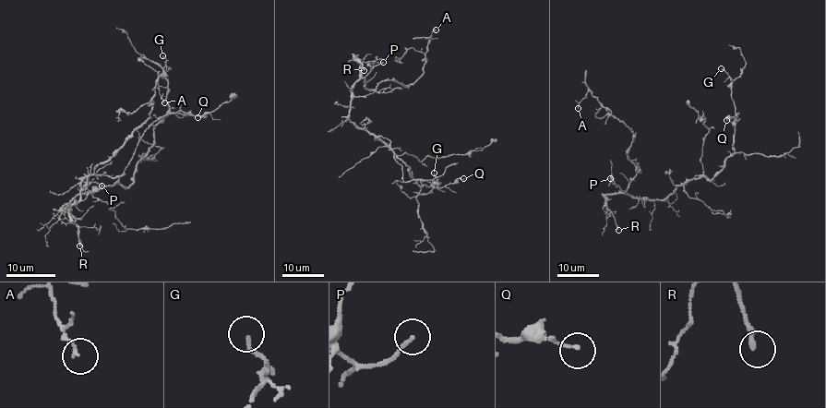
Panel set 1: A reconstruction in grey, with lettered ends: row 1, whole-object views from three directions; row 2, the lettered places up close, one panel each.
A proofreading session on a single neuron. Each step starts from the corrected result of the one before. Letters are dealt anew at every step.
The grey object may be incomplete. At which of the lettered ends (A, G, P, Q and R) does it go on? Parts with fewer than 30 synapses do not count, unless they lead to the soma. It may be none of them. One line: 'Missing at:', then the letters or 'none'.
Missing at: R

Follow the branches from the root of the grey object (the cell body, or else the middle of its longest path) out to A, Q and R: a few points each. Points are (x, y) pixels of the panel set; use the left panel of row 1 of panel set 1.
A: (75, 197), (63, 210), (78, 201), (81, 182), (149, 117), (156, 82), (164, 102)
Q: (75, 197), (116, 183), (127, 186), (135, 166), (153, 142), (155, 126), (170, 112), (197, 117)
R: (75, 197), (63, 207), (63, 210), (75, 204), (70, 207), (68, 214), (77, 226), (79, 246)

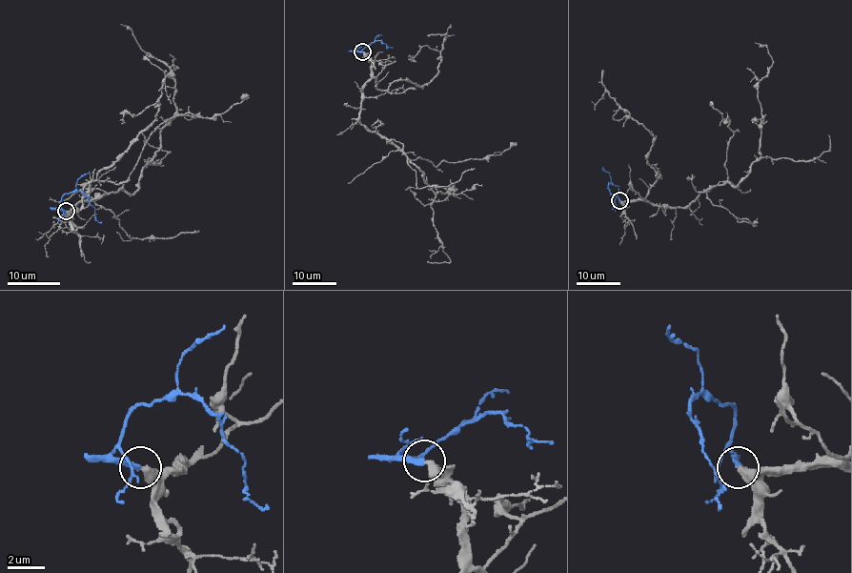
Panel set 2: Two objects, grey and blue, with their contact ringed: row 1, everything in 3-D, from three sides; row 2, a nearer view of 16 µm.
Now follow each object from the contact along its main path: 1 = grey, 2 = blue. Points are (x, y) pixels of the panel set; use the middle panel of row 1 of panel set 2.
1: (362, 51), (371, 78), (362, 92), (360, 121), (399, 150), (435, 193), (455, 194), (425, 205), (409, 188)
2: (362, 51), (355, 50), (380, 41), (386, 48), (392, 48)

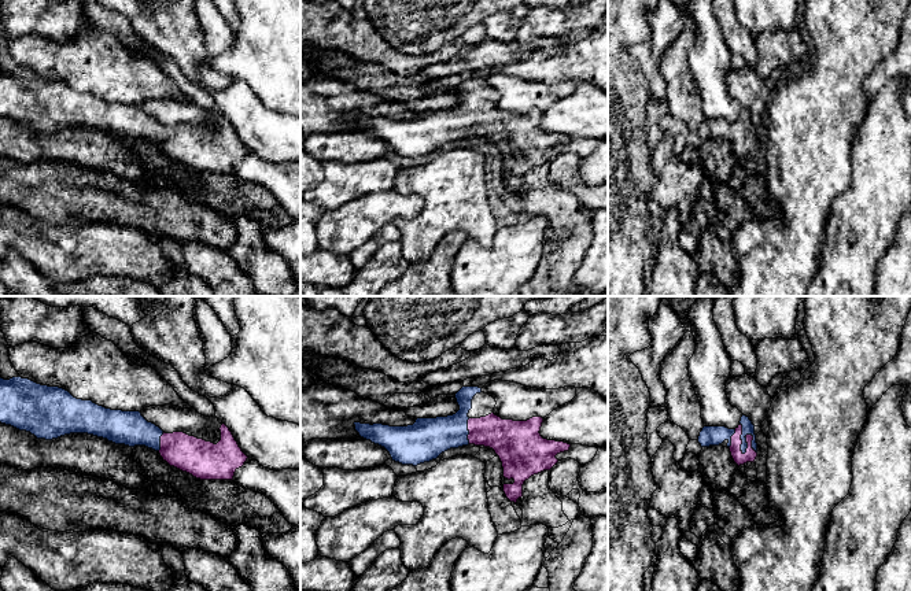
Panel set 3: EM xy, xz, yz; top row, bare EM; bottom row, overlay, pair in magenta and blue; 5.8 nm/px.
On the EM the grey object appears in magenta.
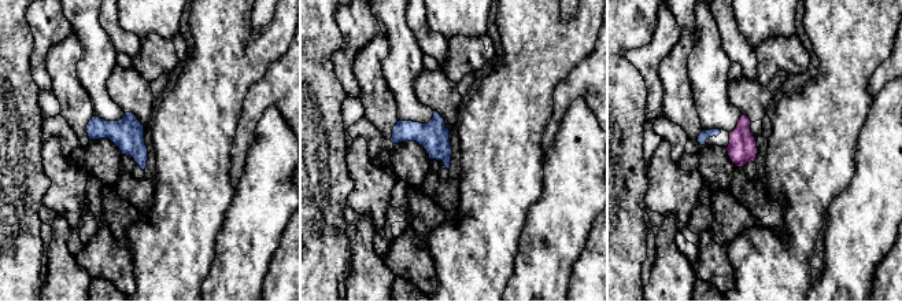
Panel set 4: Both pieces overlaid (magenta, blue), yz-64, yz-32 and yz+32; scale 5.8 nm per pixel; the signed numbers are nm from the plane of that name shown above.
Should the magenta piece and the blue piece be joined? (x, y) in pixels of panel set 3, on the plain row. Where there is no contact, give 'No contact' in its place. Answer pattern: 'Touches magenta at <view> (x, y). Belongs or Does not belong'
Touches magenta at yz (748, 140). Belongs

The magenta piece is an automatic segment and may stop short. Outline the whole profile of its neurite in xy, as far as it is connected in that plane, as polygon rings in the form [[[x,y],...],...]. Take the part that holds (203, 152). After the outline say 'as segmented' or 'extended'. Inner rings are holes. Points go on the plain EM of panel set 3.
[[[19,69],[10,73],[0,70],[0,115],[45,133],[70,126],[88,126],[115,137],[145,138],[158,144],[170,159],[200,173],[233,173],[235,165],[248,151],[225,117],[220,121],[221,133],[217,137],[184,125],[165,126],[159,119],[148,115],[140,104],[106,101],[92,93],[77,92],[63,81],[41,78]]]; extended

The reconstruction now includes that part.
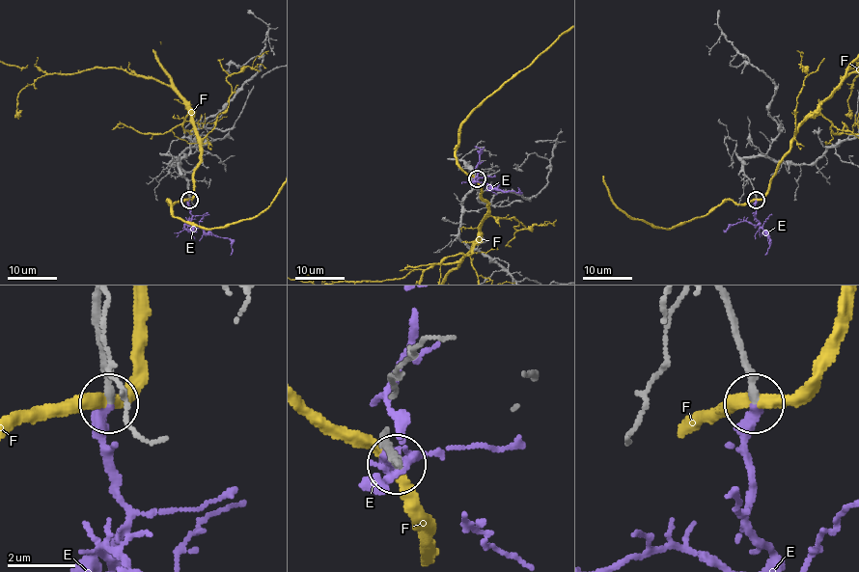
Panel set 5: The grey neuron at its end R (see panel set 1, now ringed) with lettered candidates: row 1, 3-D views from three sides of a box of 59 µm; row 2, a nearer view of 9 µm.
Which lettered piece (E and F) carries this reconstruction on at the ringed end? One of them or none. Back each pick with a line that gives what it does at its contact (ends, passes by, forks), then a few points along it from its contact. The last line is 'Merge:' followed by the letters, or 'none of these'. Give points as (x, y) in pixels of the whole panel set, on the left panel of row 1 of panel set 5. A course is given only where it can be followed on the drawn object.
E: it ends | via (189, 200), (192, 218), (184, 227), (202, 228), (207, 232), (228, 239), (231, 255)
Merge: E

